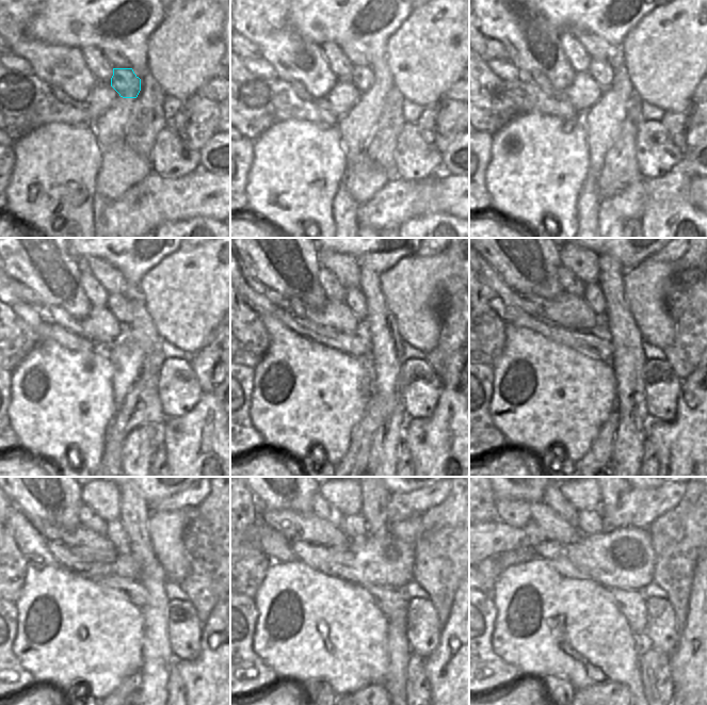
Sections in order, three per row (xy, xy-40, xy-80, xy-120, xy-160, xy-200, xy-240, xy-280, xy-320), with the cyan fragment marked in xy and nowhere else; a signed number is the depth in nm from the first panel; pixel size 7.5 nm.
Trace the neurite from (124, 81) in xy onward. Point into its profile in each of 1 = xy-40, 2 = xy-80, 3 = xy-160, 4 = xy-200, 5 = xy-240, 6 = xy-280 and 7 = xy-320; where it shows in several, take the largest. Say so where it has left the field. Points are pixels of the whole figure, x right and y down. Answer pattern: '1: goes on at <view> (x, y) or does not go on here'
1: goes on at xy-40 (362, 77)
2: goes on at xy-80 (600, 70)
3: goes on at xy-160 (355, 300)
4: goes on at xy-200 (593, 294)
5: goes on at xy-240 (115, 531)
6: goes on at xy-280 (353, 527)
7: goes on at xy-320 (589, 522)

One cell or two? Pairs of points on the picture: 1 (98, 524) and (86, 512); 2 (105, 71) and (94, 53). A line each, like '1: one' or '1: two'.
1: one
2: one

